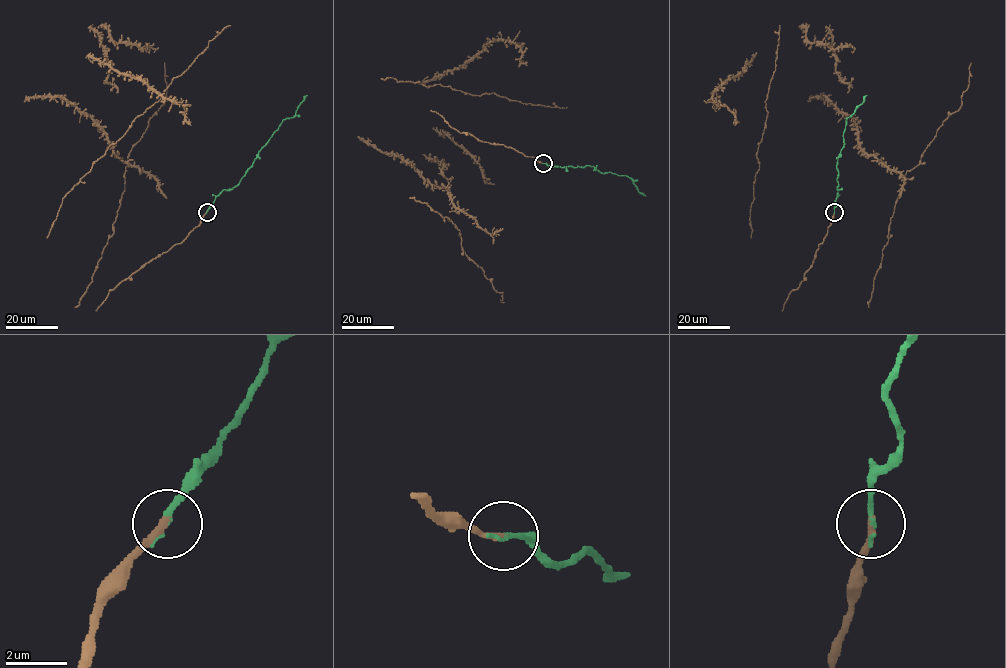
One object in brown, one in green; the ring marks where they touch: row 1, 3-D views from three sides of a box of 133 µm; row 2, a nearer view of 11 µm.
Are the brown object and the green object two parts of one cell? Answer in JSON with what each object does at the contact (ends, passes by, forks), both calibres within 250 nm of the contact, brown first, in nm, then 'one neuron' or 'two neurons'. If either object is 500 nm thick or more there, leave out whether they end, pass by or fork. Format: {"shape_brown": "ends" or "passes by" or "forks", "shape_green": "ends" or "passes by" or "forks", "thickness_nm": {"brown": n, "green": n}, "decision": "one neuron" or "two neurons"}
{"shape_brown": "ends", "shape_green": "ends", "thickness_nm": {"brown": 220, "green": 160}, "decision": "one neuron"}

